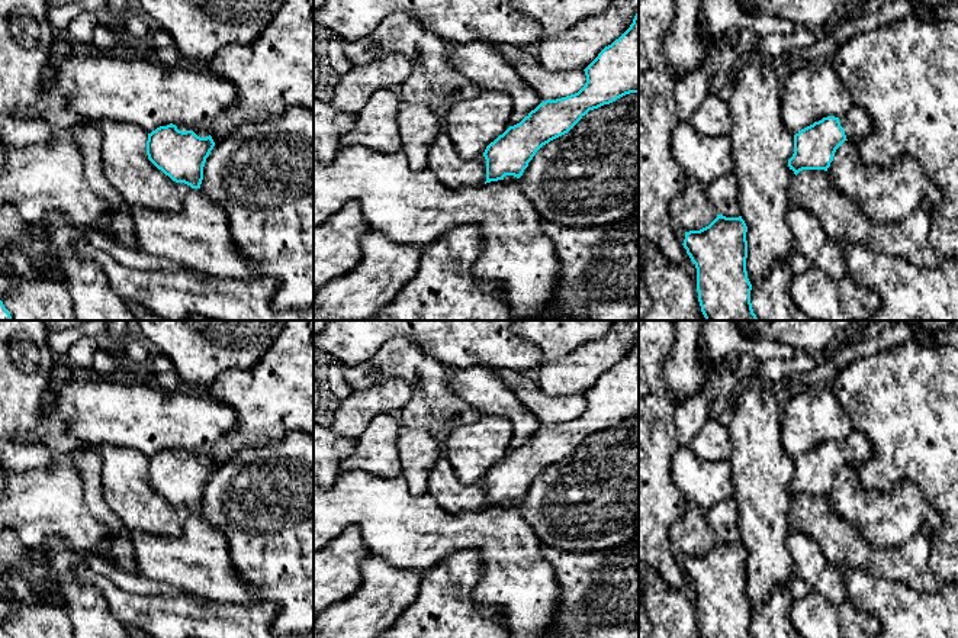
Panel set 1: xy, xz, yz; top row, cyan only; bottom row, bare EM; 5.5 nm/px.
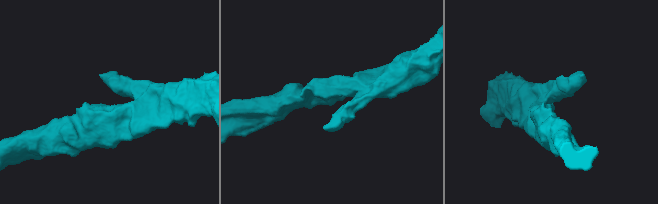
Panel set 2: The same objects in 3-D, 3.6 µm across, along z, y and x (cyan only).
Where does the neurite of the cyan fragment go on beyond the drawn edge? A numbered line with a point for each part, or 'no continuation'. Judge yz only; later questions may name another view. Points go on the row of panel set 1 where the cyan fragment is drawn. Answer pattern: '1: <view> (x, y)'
1: yz (857, 123)

